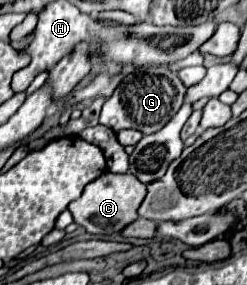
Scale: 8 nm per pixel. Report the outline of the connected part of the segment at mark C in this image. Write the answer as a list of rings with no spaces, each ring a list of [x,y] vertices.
[[[105,172],[97,180],[93,180],[89,186],[85,186],[81,198],[71,202],[69,210],[75,218],[75,222],[79,226],[83,226],[89,234],[101,234],[101,236],[119,234],[125,226],[129,226],[131,222],[137,220],[137,208],[141,206],[145,194],[147,194],[145,184],[137,182],[137,178],[133,178],[133,174]]]

